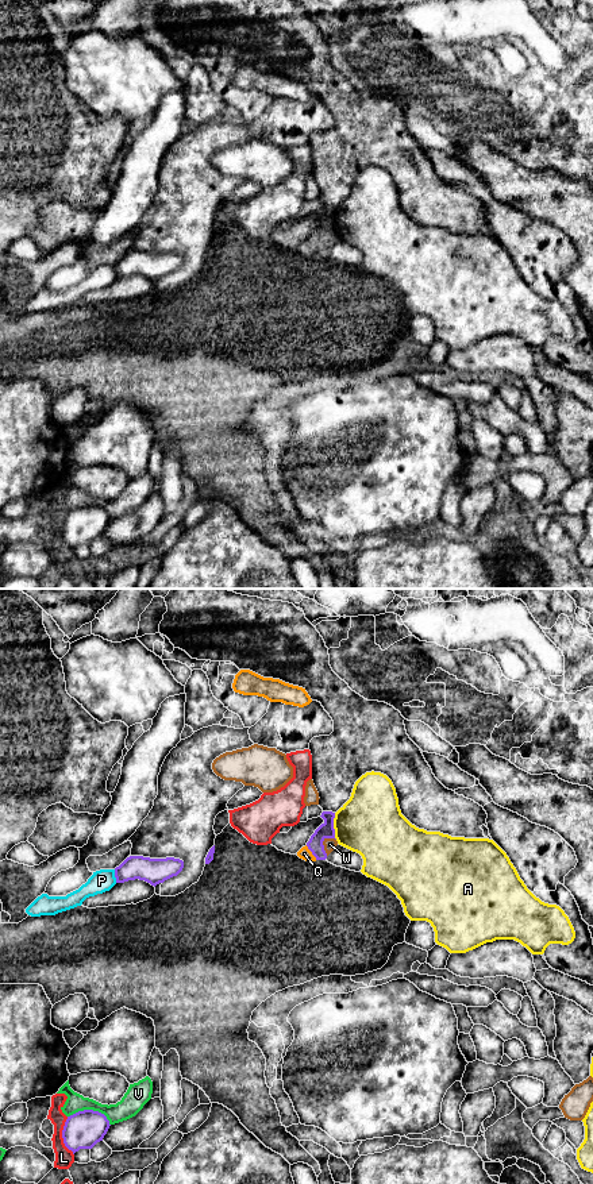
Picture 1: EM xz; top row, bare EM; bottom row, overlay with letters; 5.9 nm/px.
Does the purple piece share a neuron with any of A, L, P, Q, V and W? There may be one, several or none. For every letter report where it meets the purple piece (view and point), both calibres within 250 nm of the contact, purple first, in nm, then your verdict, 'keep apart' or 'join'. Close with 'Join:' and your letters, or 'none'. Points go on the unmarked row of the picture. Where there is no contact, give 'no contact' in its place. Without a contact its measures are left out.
A: xz (332, 222) | 100/380 nm | keep apart
L: xz (62, 531) | 220/110 nm | keep apart
P: xz (115, 272) | 160/130 nm | keep apart
Q: xz (311, 246) | 100/70 nm | keep apart
V: xz (91, 505) | 220/140 nm | keep apart
W: xz (322, 238) | 100/80 nm | keep apart
Join: none

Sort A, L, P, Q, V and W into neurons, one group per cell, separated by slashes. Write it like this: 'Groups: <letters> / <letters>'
Groups: A / L / P / Q / V / W

